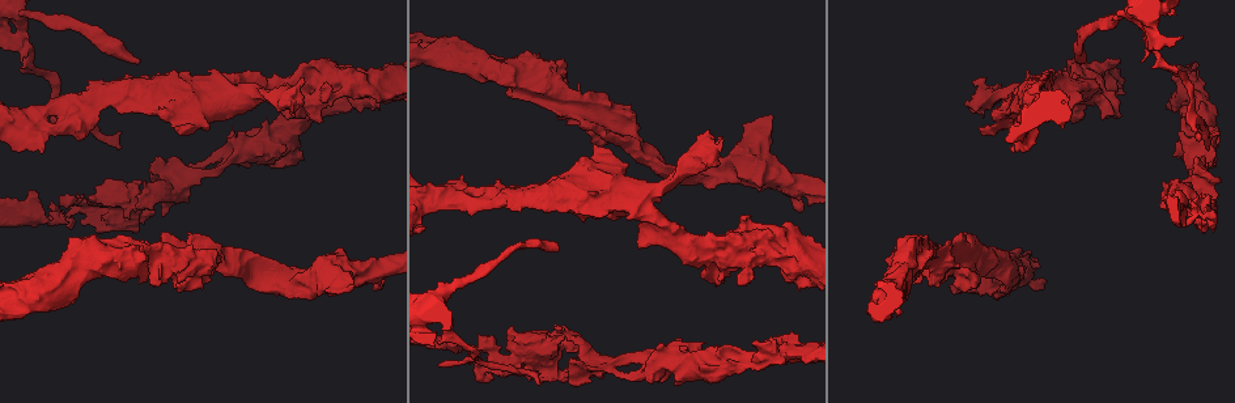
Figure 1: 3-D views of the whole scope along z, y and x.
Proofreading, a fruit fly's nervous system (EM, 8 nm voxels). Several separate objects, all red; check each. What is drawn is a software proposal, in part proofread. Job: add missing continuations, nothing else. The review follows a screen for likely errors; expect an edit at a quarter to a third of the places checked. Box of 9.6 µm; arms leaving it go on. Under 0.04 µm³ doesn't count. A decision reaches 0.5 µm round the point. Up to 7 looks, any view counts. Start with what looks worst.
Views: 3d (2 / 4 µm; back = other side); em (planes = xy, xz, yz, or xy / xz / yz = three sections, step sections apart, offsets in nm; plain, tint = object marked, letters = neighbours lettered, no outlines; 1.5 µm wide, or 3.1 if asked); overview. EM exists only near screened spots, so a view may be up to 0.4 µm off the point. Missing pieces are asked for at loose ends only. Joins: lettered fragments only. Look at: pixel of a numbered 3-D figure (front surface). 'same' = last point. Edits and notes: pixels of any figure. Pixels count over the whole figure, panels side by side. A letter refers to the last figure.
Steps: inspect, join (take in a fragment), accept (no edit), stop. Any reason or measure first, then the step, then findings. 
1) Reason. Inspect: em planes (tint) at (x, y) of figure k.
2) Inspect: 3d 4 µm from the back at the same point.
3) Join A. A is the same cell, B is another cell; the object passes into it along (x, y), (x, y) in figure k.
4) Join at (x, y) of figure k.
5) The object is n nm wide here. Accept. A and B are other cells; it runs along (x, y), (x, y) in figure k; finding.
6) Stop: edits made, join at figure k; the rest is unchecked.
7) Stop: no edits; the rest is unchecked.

Branch stops here. Inspect: 3d 4 µm at (304, 157) of figure 1.

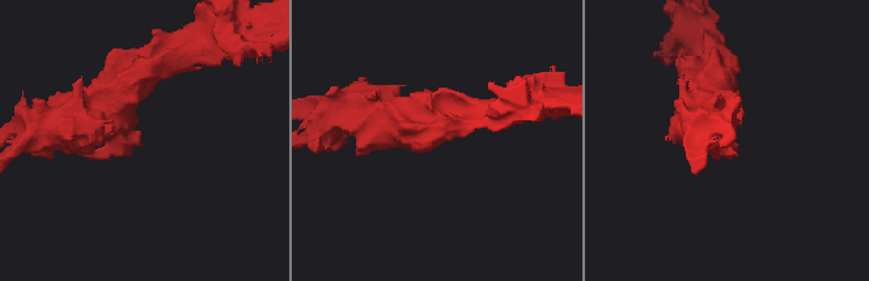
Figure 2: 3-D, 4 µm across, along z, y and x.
Now the EM. Inspect: em planes (letters) at (139, 142) of figure 2.

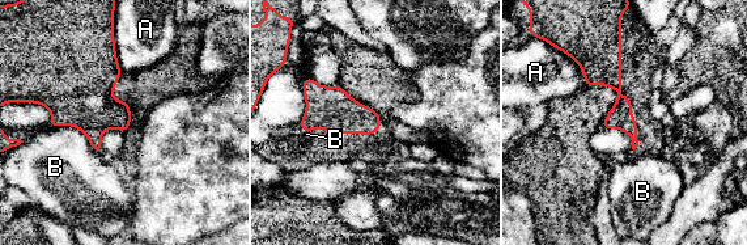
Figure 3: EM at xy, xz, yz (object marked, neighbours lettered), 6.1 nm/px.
Accept. A and B are other cells; none of them fits.

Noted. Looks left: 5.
Thin end. Inspect: em planes (letters) at (120, 132) of figure 1.

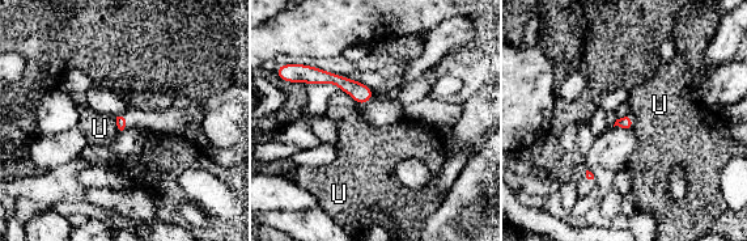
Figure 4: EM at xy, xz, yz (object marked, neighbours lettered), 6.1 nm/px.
Accept. U is another cell; a border runs along (340, 89), (357, 105) in figure 4; no lettered fragment goes on from it.

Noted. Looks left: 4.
Branch stops here. Inspect: em xz step 4 (letters) at (354, 283) of figure 1.

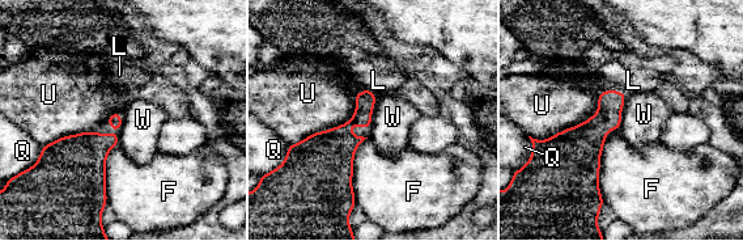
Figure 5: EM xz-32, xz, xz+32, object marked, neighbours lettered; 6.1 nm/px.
Accept. F, L, Q, U and W are other cells; a border runs along (365, 89), (344, 122), (288, 144) in figure 5; none of them fits.

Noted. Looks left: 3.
Stop: no edits; the rest is unchecked.

